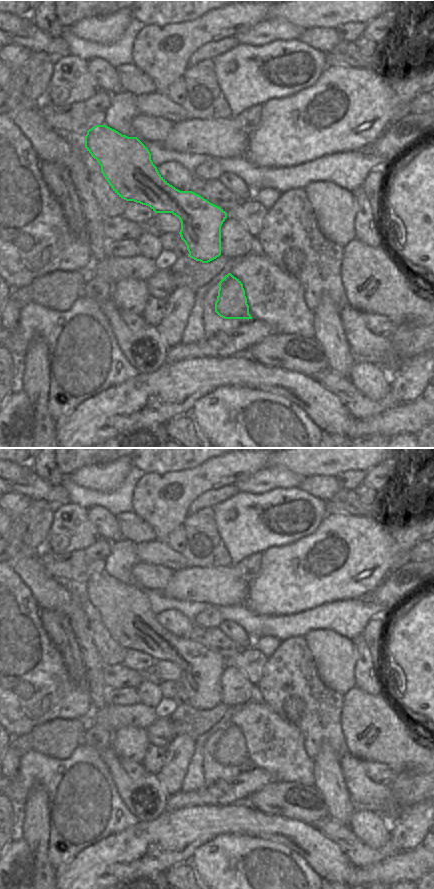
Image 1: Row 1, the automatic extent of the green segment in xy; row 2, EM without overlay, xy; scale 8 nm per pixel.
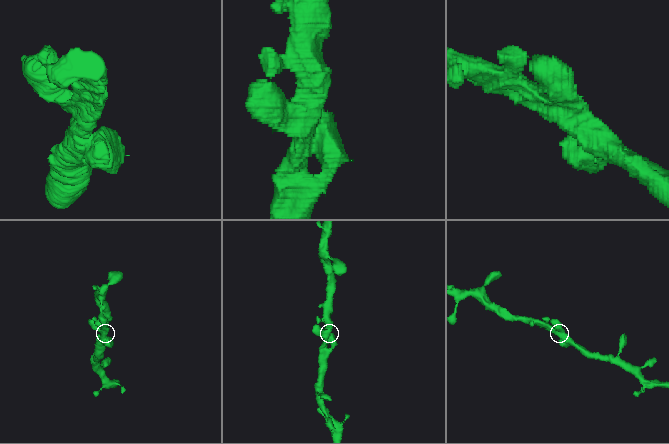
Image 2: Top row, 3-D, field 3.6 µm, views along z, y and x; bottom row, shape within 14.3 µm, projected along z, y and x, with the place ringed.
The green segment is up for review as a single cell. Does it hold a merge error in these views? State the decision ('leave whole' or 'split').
leave whole

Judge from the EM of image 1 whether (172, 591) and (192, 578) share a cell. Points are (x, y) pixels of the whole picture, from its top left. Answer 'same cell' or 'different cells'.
same cell

